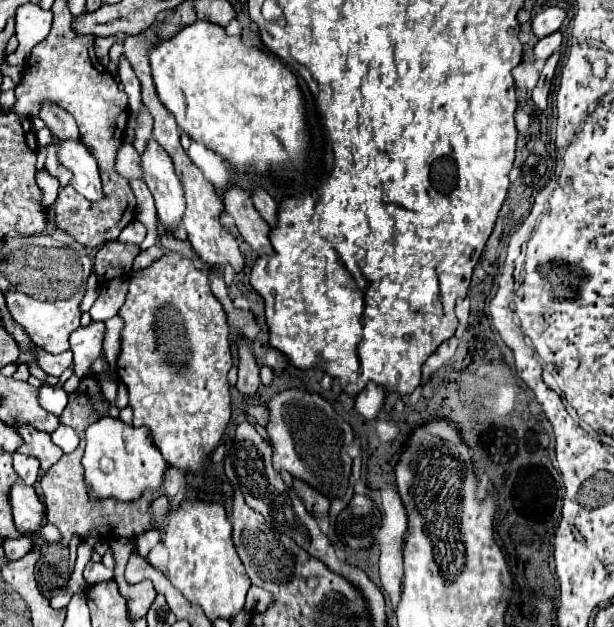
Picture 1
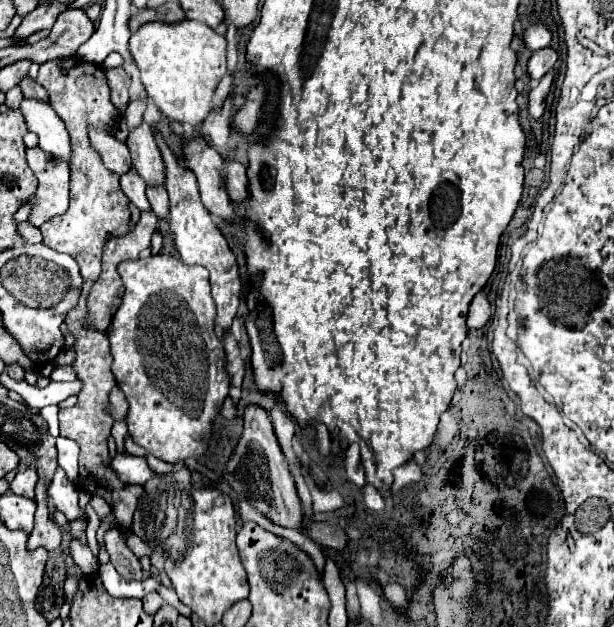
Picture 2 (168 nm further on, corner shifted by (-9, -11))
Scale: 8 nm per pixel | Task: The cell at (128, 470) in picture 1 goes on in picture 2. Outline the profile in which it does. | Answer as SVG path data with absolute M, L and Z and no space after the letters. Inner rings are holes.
M117 452L115 458L109 460L109 468L125 484L145 484L147 480L151 480L151 476L155 476L145 458L131 456L127 452Z

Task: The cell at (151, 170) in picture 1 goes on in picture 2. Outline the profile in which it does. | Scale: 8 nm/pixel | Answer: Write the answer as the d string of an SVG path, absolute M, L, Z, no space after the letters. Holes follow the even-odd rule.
M145 122L135 132L129 132L127 144L131 150L133 166L137 168L137 174L145 180L145 184L151 188L165 186L165 164L155 144L153 128Z

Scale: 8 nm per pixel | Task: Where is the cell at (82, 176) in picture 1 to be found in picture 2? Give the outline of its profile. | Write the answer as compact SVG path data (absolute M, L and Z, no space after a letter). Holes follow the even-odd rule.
M29 98L23 100L19 110L25 116L29 132L39 136L39 148L69 164L73 158L73 148L69 142L69 132L65 132L65 122L57 116L57 112L49 104Z

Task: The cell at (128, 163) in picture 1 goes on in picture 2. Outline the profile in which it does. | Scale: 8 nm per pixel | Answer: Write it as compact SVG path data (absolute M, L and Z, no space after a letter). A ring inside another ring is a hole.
M91 130L89 132L89 138L91 138L91 144L93 148L101 154L105 166L119 174L121 172L129 172L131 168L131 156L129 156L129 146L125 142L119 142L115 136L103 132L103 130Z

